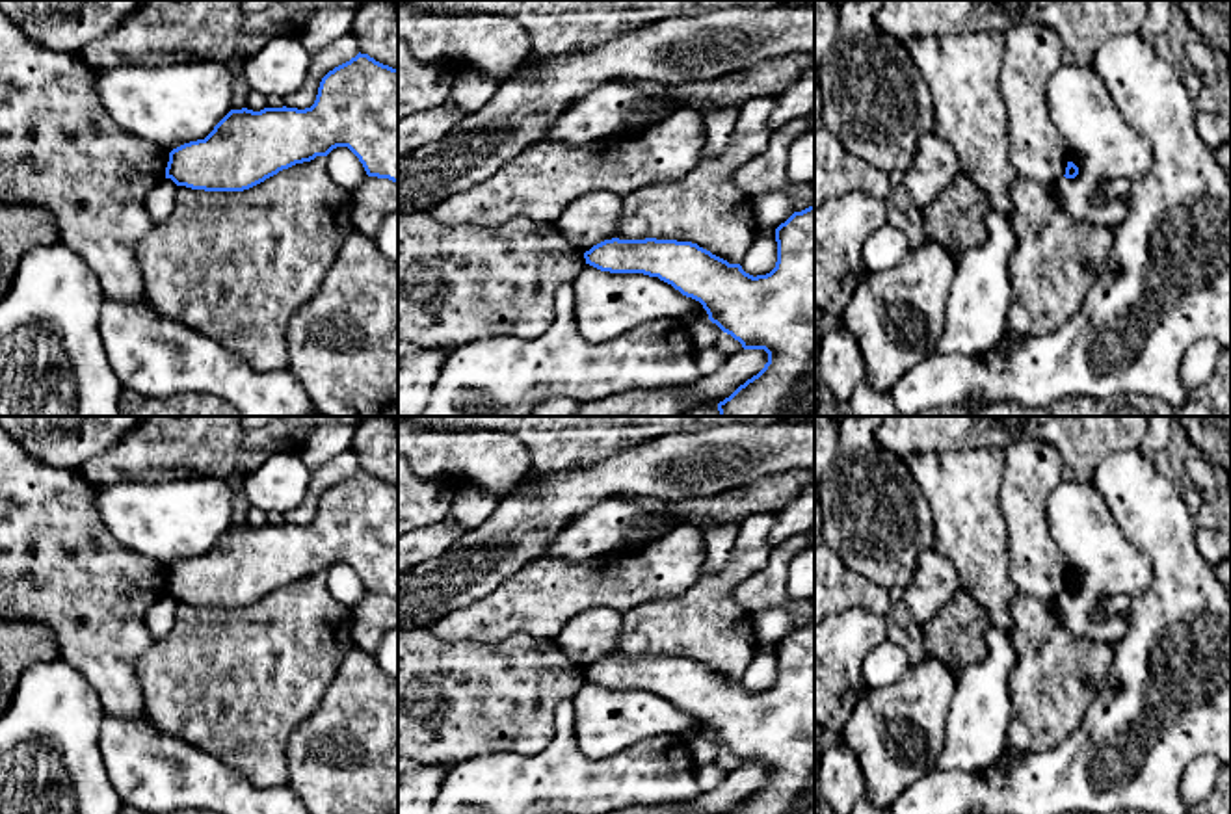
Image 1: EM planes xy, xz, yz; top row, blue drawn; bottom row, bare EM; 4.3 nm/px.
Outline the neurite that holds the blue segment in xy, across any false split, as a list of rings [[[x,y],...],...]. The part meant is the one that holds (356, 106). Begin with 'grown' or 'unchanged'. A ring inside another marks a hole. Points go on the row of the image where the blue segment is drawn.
unchanged | [[[359,52],[322,78],[311,108],[231,110],[205,139],[169,152],[165,178],[192,190],[244,191],[337,147],[348,147],[368,177],[398,182],[398,69]]]

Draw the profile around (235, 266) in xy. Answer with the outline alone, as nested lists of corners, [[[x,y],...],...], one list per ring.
[[[327,156],[296,164],[244,191],[205,191],[177,186],[173,212],[139,242],[138,258],[147,303],[160,314],[199,331],[238,353],[255,370],[285,370],[292,314],[320,288],[344,240],[355,230],[351,191],[327,175]]]

